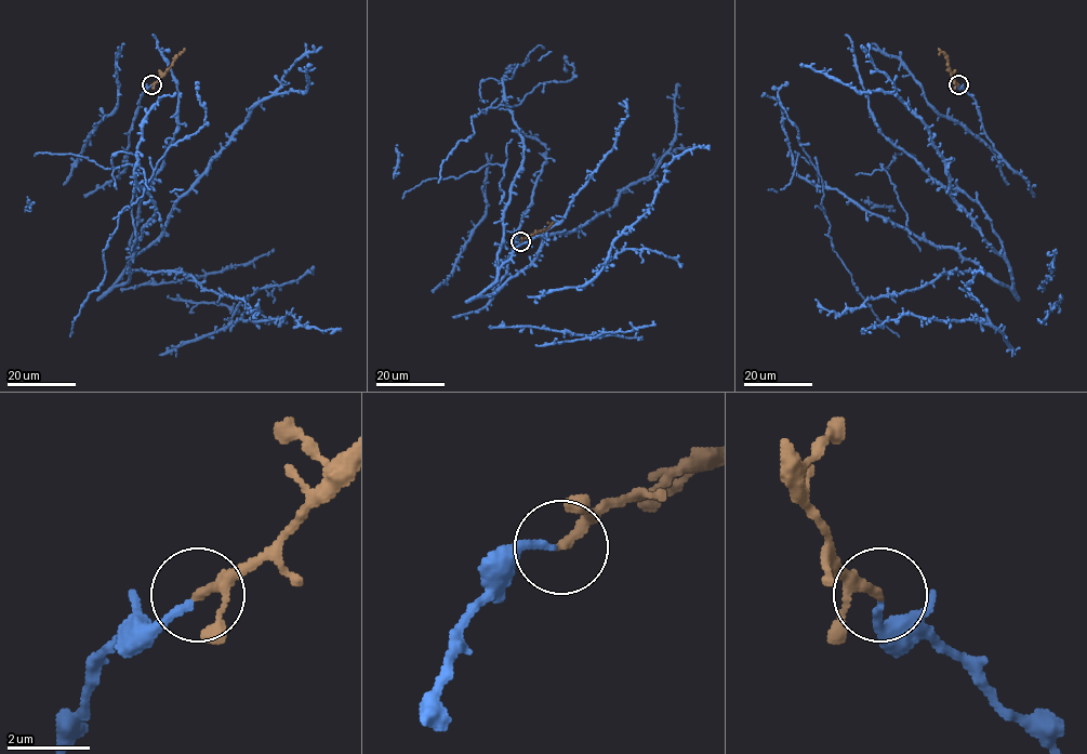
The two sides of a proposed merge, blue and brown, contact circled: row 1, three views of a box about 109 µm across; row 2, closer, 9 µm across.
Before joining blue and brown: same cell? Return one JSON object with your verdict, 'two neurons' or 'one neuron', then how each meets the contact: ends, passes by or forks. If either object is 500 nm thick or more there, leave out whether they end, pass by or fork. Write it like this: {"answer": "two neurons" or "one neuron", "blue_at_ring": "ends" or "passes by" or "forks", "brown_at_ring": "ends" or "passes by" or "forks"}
{"answer": "one neuron", "blue_at_ring": "ends", "brown_at_ring": "passes by"}

